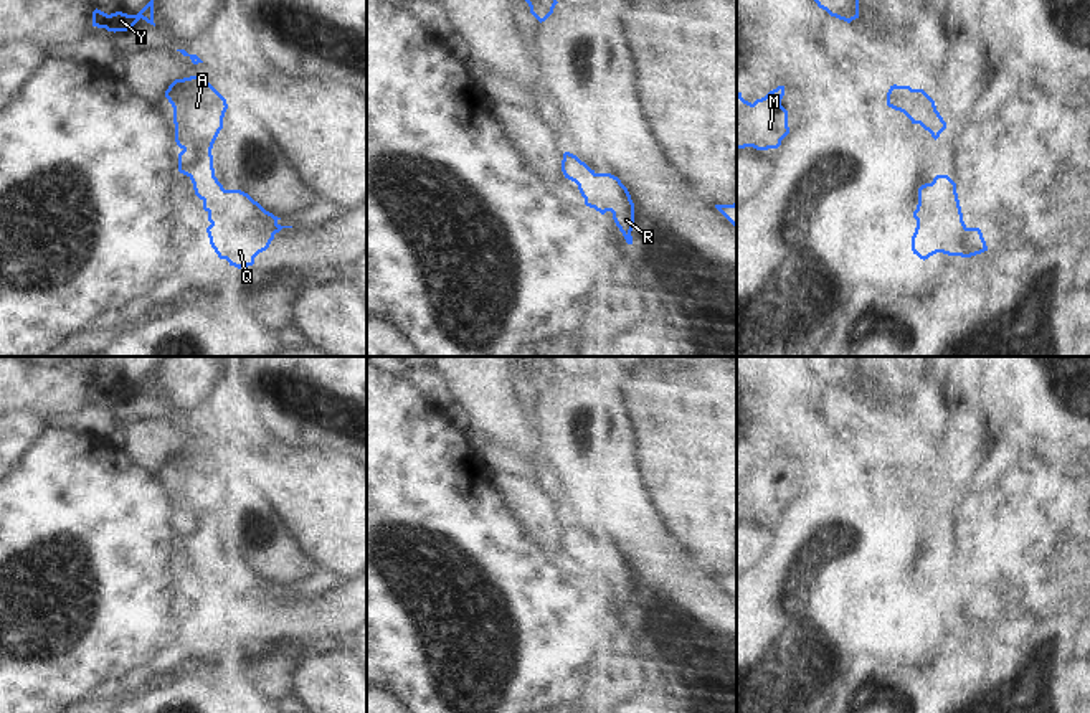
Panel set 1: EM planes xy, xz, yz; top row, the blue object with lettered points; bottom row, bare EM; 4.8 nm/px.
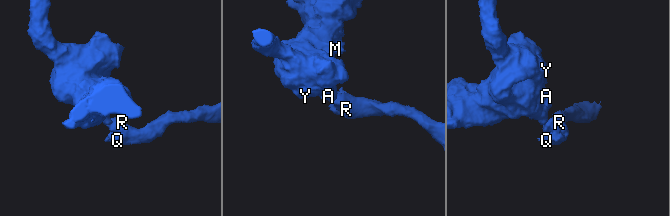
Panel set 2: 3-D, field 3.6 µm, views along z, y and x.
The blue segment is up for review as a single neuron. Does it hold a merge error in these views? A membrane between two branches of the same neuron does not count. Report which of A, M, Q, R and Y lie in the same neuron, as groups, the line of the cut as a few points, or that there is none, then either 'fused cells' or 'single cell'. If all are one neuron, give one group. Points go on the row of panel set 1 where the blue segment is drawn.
A M Q R Y | no cut | single cell

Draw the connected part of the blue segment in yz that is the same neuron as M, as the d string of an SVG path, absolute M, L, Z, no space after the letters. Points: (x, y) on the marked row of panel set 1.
M778 86L751 104L737 92L737 150L768 150L781 145L789 134L788 111L781 106L783 96L784 86Z

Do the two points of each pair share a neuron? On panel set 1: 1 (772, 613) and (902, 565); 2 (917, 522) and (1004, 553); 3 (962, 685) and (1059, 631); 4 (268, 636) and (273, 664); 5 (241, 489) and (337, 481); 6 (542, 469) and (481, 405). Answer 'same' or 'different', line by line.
1: same
2: different
3: same
4: different
5: different
6: same

